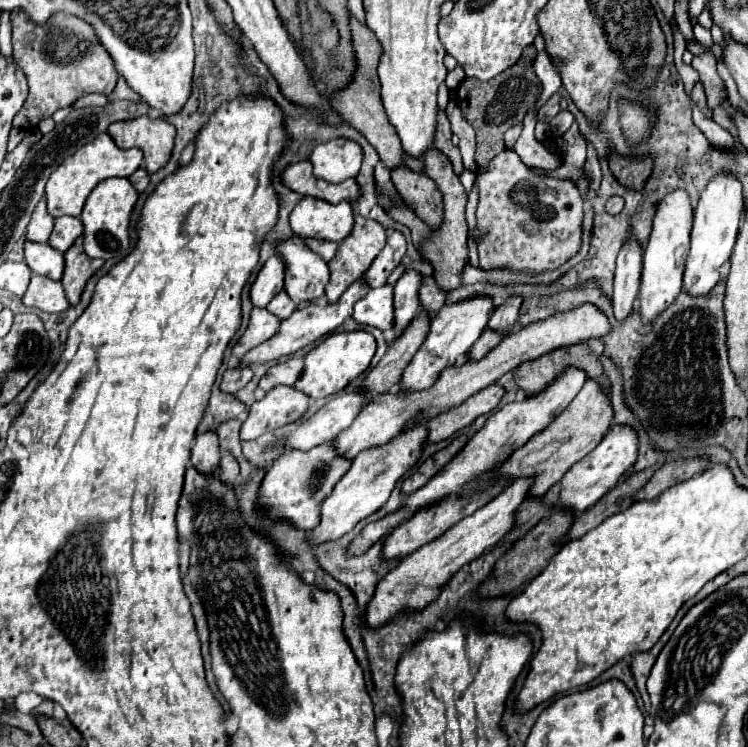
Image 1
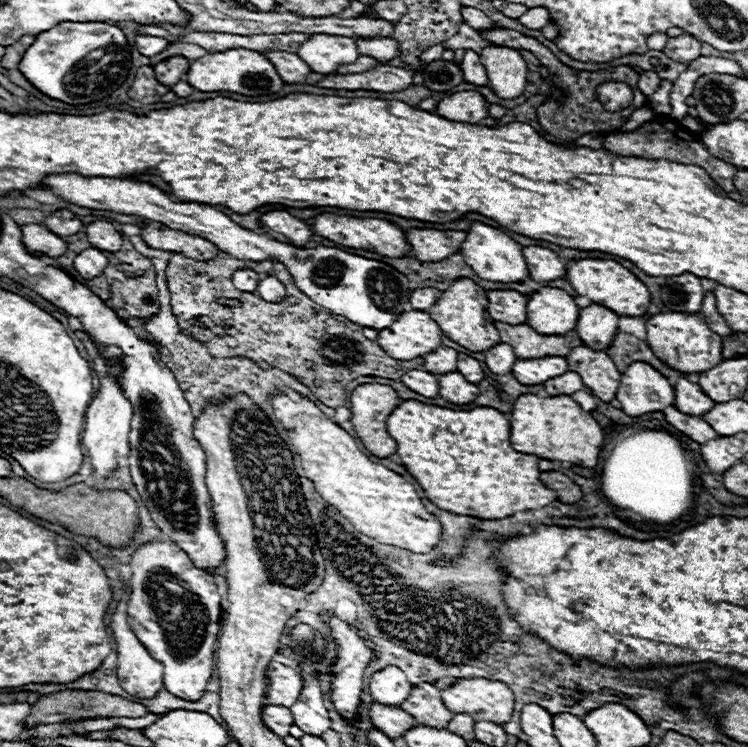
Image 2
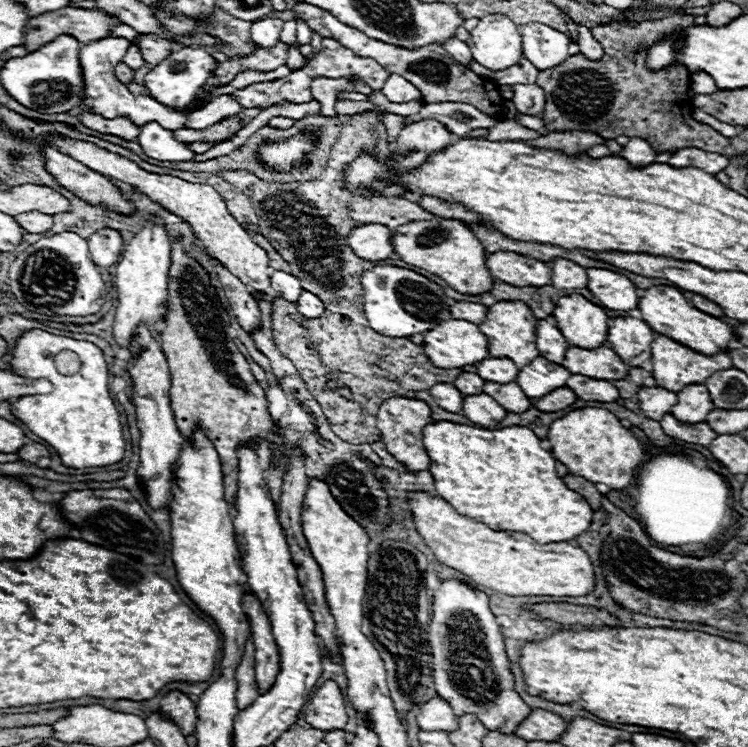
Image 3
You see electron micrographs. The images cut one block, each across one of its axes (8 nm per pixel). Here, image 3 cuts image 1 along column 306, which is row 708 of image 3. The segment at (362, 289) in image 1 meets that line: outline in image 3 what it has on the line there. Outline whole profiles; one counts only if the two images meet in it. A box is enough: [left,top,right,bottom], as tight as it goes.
[304,680,348,730]

